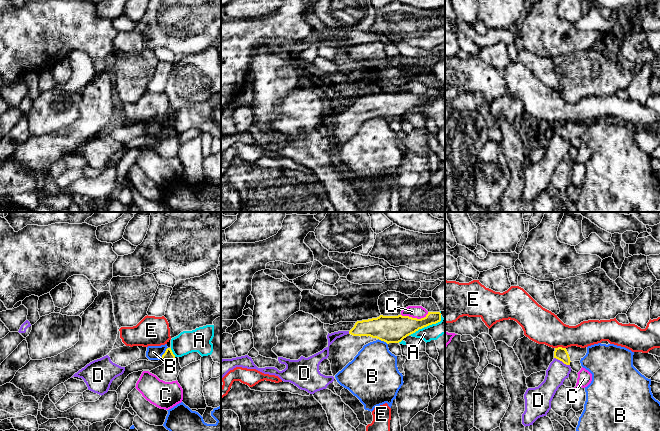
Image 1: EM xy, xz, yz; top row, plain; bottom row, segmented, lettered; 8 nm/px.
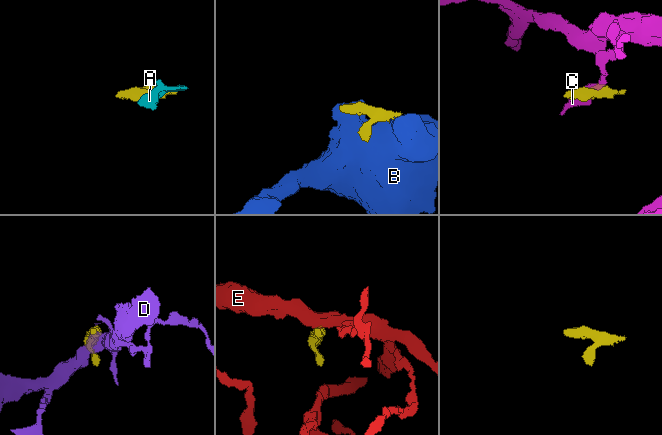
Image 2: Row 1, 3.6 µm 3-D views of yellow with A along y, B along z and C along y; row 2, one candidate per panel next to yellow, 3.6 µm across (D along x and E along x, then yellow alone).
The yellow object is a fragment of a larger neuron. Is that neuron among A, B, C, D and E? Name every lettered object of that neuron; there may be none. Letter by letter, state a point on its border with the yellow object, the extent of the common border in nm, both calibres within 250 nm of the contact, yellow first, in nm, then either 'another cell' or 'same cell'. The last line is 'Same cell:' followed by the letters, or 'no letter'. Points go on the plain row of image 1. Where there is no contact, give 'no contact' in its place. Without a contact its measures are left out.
A: contact xz (426, 102); length 320 nm; calibres 200 and 130 nm; another cell
B: contact xy (164, 129); length 120 nm; calibres 80 and 110 nm; another cell
C: contact xz (414, 94); length 220 nm; calibres 220 and 100 nm; another cell
D: contact yz (562, 137); length 140 nm; calibres 100 and 170 nm; another cell
E: contact yz (560, 123); length 90 nm; calibres 100 and 280 nm; another cell
Same cell: no letter

